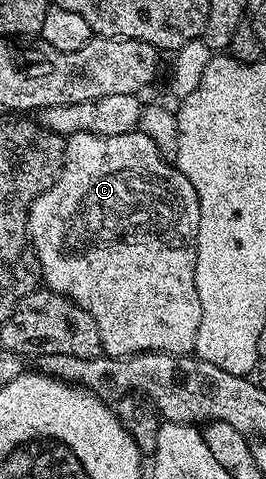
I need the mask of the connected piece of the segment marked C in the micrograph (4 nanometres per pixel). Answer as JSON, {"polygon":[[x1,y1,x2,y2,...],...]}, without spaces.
{"polygon":[[136,129,120,135,94,135,93,133,73,133,66,136,63,149,63,169,55,179,55,184,42,191,33,201,27,214,27,233,31,236,31,246,39,262,39,274,46,290,55,291,66,299,72,299,101,329,103,354,113,359,126,359,128,355,143,355,147,351,160,351,166,355,190,355,197,341,197,329,201,329,201,297,197,297,195,266,197,253,195,244,199,241,201,209,197,189,189,185,179,168,163,159,157,145]]}

